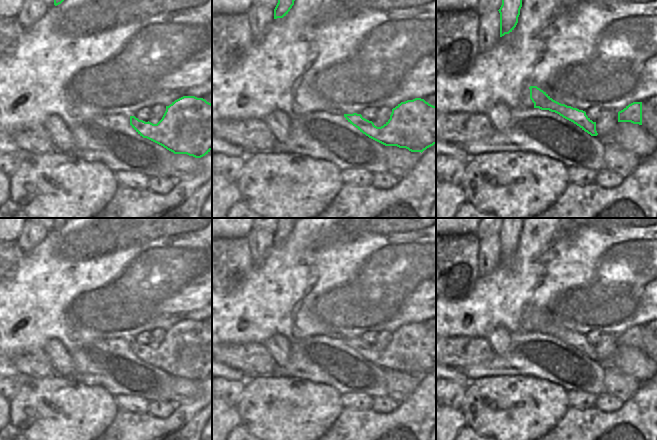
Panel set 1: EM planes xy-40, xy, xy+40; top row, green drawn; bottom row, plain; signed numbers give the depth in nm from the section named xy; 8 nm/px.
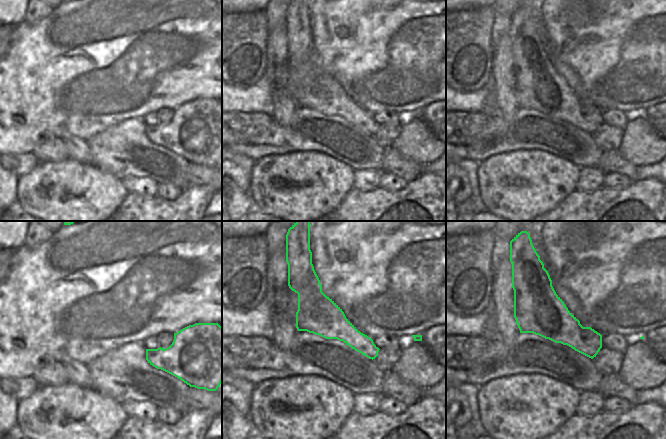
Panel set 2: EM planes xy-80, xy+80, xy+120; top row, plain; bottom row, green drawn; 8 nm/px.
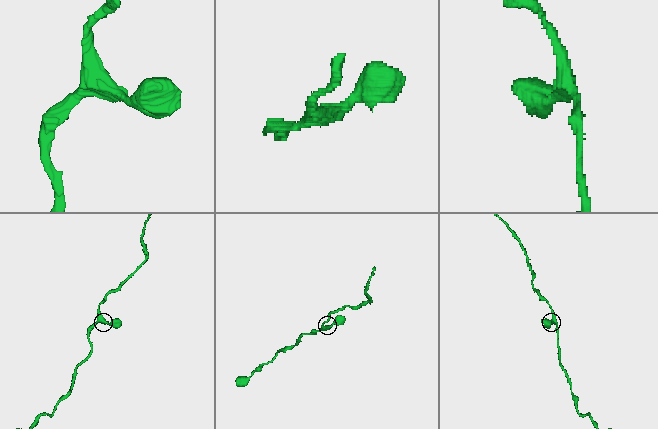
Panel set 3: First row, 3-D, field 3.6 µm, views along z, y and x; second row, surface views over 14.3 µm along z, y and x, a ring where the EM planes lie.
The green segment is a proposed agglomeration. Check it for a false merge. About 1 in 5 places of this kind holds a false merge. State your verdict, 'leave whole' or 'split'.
leave whole

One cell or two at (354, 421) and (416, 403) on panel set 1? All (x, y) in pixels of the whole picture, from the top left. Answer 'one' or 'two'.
one

